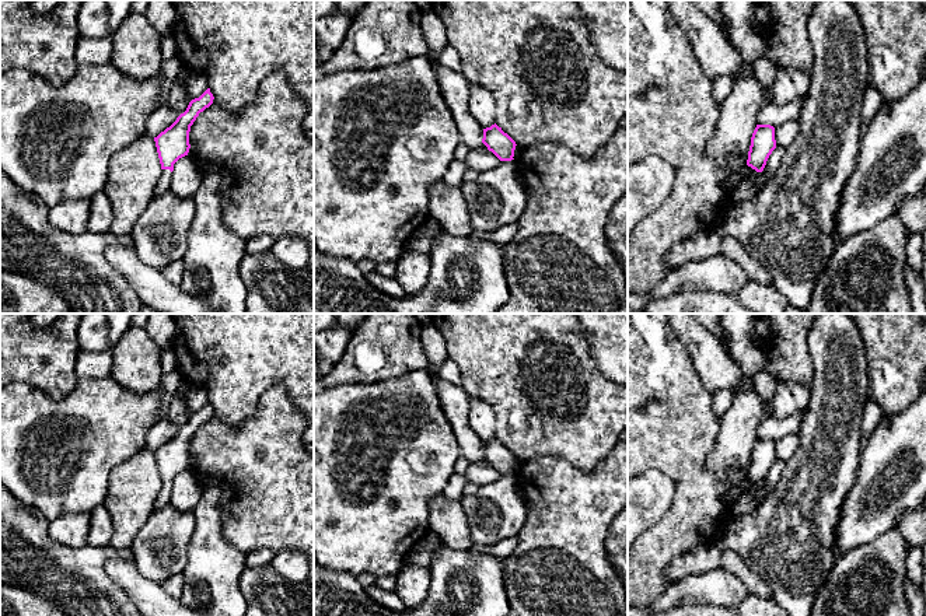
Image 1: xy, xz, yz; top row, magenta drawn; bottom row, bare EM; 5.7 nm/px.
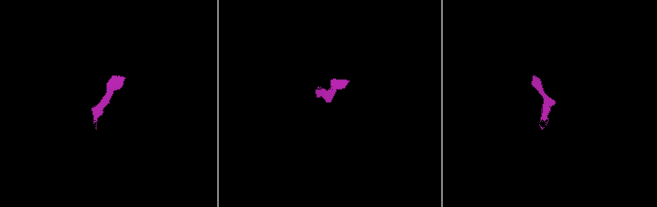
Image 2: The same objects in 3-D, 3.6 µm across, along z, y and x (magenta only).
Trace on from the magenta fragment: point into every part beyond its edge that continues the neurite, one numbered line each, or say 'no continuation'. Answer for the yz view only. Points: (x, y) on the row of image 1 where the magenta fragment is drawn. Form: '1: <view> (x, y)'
no continuation

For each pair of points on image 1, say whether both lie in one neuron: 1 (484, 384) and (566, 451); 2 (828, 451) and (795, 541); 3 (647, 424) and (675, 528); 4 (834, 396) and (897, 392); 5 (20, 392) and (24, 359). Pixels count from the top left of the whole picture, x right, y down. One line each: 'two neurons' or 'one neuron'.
1: one neuron
2: one neuron
3: one neuron
4: two neurons
5: two neurons

